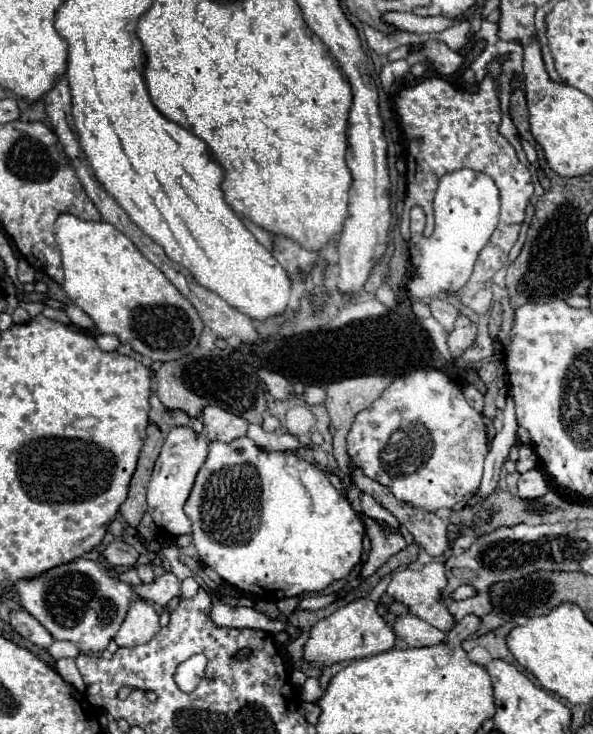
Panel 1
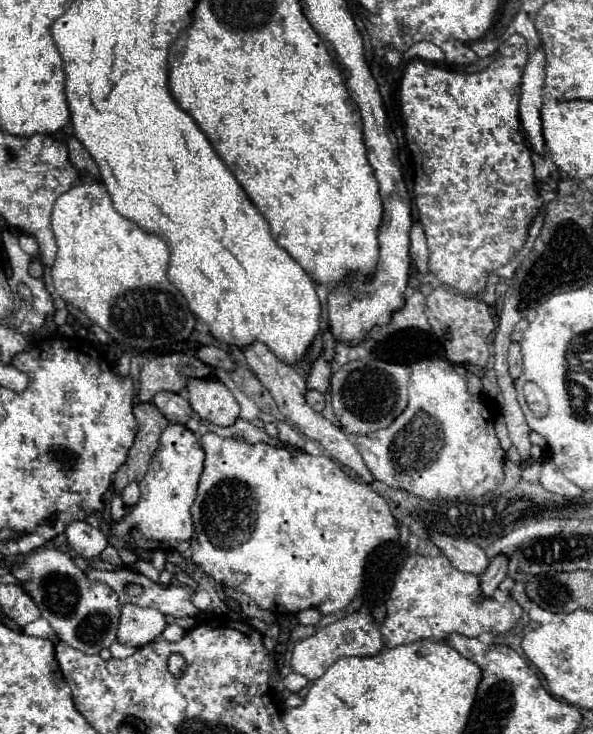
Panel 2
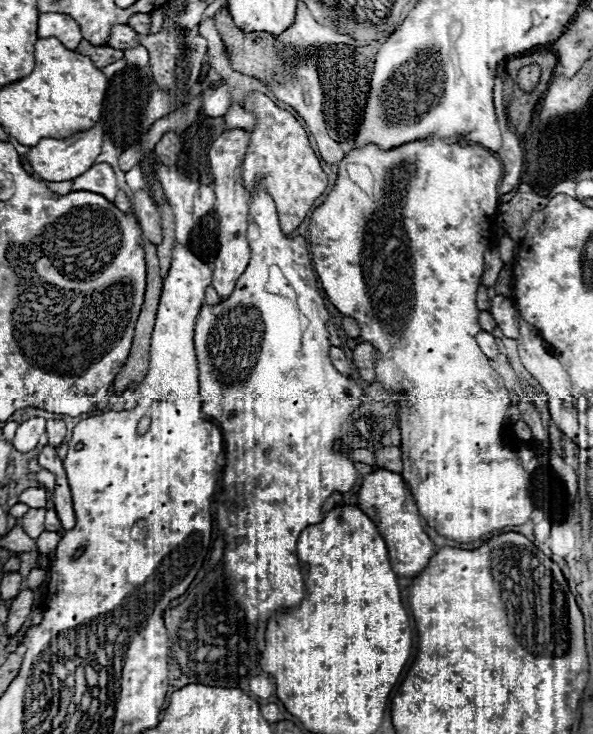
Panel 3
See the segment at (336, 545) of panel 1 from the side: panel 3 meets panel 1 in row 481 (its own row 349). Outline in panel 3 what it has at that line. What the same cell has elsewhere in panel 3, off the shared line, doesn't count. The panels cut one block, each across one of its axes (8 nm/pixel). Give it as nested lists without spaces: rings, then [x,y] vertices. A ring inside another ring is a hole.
[[[260,186],[256,188],[250,206],[248,206],[248,232],[246,232],[250,250],[252,250],[252,258],[248,268],[244,270],[244,274],[238,278],[236,288],[232,292],[230,298],[222,300],[216,306],[208,306],[204,304],[196,322],[196,332],[194,332],[194,346],[196,346],[196,356],[198,356],[198,368],[200,368],[200,398],[202,398],[202,412],[212,418],[224,436],[226,442],[226,454],[228,454],[228,464],[224,470],[224,476],[221,478],[220,495],[216,499],[217,521],[224,540],[226,540],[226,548],[224,548],[224,558],[222,558],[222,566],[224,566],[224,576],[228,578],[228,582],[232,582],[232,594],[236,598],[236,602],[240,602],[240,606],[246,612],[248,622],[258,624],[260,620],[268,620],[276,610],[280,608],[292,608],[296,606],[302,596],[304,596],[304,582],[302,582],[302,570],[296,558],[296,540],[298,534],[308,526],[308,524],[316,524],[324,518],[322,512],[322,504],[324,500],[334,494],[334,492],[348,492],[356,478],[358,472],[354,470],[354,462],[350,462],[348,458],[344,458],[339,451],[336,451],[334,443],[340,440],[340,426],[342,420],[348,418],[360,404],[360,396],[362,396],[362,388],[360,384],[356,384],[352,378],[340,374],[330,358],[328,358],[328,350],[330,350],[330,336],[324,338],[324,344],[302,344],[302,336],[308,328],[310,323],[308,318],[298,310],[298,296],[294,290],[294,284],[288,282],[288,276],[282,274],[282,270],[278,266],[294,266],[294,264],[304,264],[310,270],[310,254],[308,254],[308,242],[304,237],[297,236],[295,238],[288,238],[282,234],[280,224],[278,224],[278,216],[276,216],[276,208],[272,198],[266,194],[266,190],[262,190]]]

